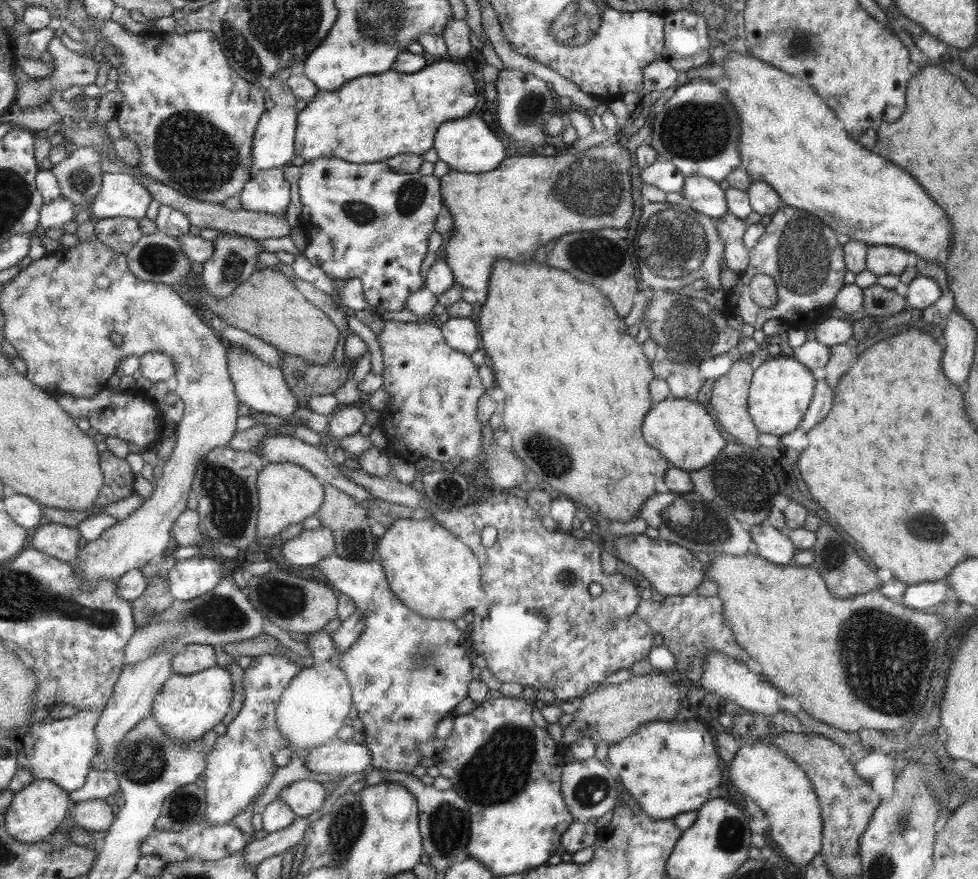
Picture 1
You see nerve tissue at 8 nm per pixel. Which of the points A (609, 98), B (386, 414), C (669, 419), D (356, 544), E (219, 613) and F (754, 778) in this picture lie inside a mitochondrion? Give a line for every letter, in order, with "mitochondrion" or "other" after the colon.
A: other
B: other
C: other
D: mitochondrion
E: mitochondrion
F: other

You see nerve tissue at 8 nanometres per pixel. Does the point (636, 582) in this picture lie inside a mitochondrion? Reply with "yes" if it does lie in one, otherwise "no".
no

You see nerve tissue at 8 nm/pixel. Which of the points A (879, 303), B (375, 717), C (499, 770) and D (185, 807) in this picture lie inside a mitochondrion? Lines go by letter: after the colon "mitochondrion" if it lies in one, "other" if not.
A: other
B: other
C: mitochondrion
D: mitochondrion

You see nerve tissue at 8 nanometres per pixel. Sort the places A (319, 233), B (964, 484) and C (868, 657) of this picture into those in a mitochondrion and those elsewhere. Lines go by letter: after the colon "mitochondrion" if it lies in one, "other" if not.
A: other
B: other
C: mitochondrion

